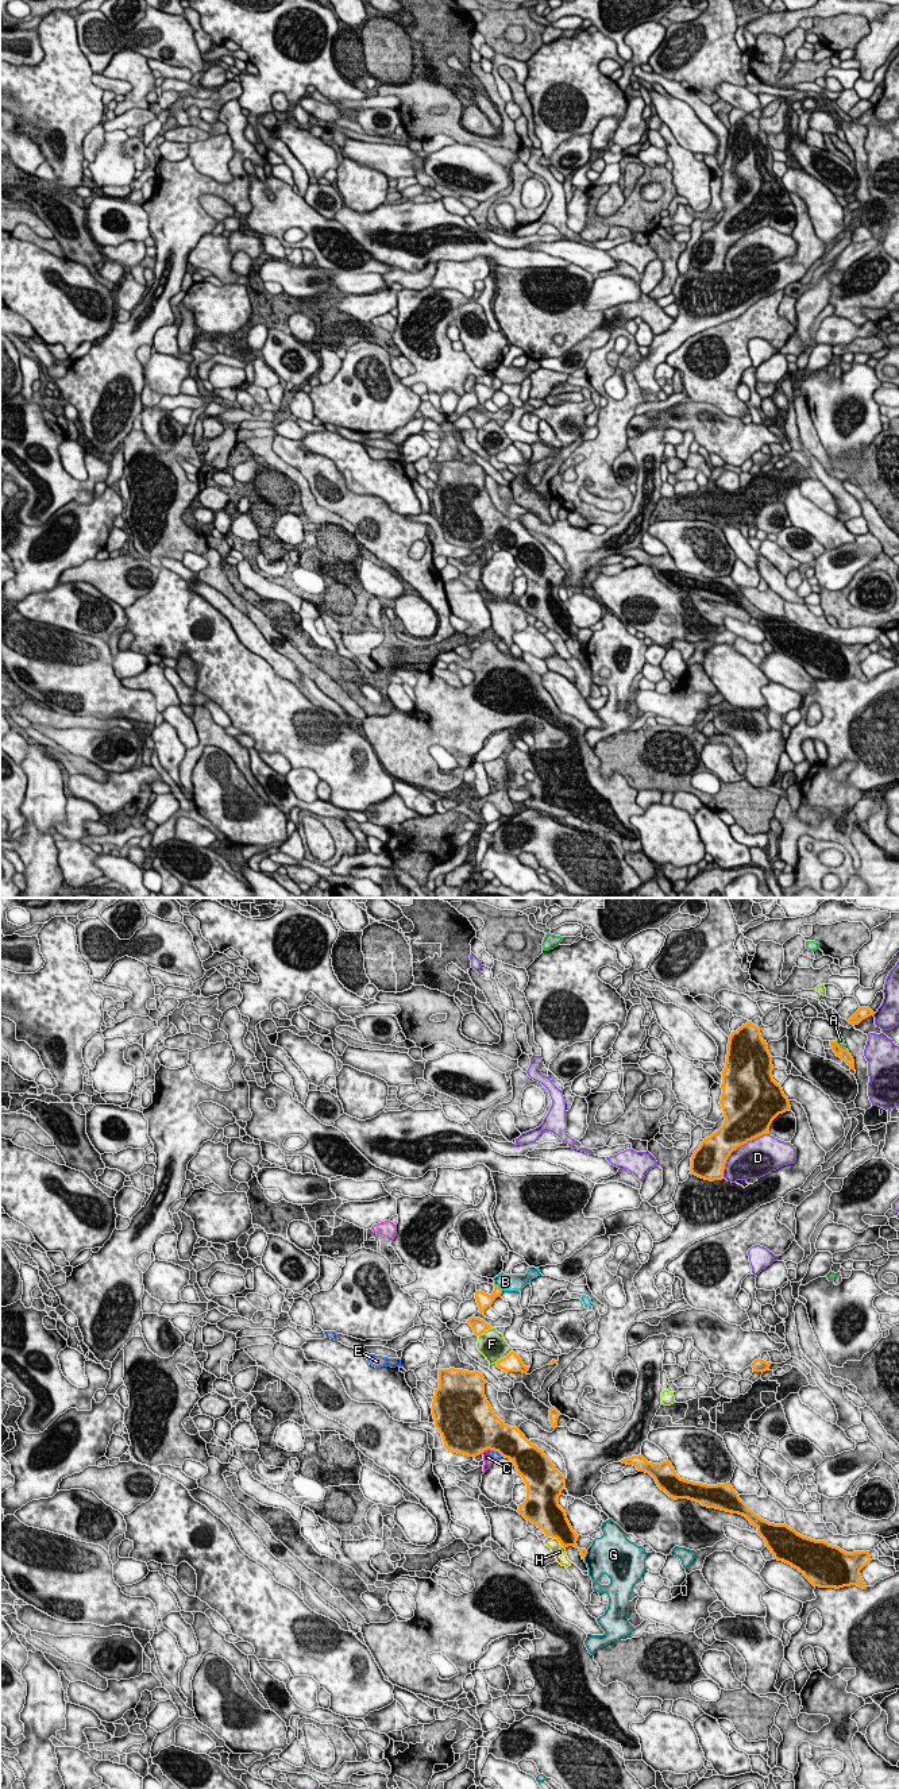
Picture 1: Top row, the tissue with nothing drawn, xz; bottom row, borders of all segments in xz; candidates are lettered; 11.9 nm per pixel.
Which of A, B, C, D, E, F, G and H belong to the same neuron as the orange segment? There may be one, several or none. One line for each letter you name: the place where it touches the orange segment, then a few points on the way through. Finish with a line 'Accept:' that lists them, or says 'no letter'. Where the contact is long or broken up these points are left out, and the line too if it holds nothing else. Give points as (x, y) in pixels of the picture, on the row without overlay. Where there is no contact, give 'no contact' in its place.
Accept: no letter

